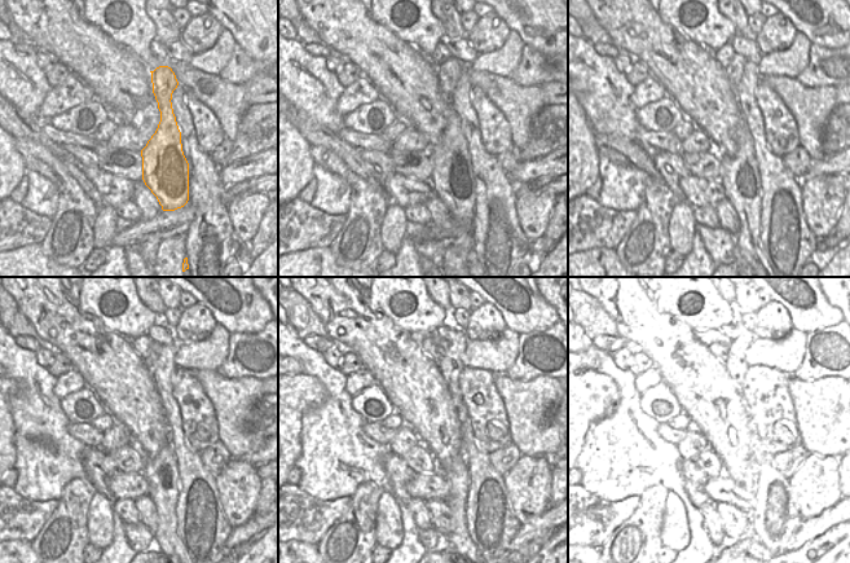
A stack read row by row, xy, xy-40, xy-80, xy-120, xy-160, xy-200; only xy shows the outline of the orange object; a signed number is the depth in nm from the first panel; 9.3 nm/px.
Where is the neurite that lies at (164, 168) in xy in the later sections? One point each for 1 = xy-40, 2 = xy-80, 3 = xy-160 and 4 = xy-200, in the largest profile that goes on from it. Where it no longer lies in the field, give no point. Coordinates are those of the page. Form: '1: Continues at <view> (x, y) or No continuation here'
1: Continues at xy-40 (452, 180)
2: Continues at xy-80 (739, 174)
3: Continues at xy-160 (457, 476)
4: Continues at xy-200 (705, 335).

